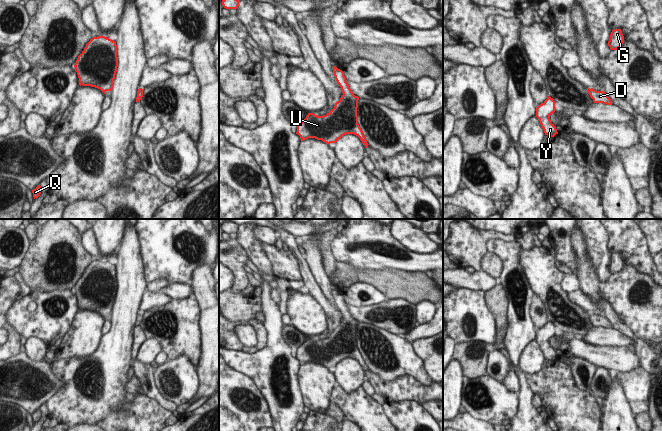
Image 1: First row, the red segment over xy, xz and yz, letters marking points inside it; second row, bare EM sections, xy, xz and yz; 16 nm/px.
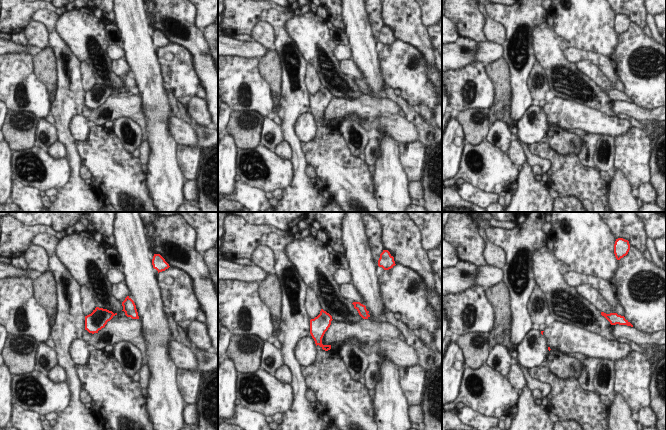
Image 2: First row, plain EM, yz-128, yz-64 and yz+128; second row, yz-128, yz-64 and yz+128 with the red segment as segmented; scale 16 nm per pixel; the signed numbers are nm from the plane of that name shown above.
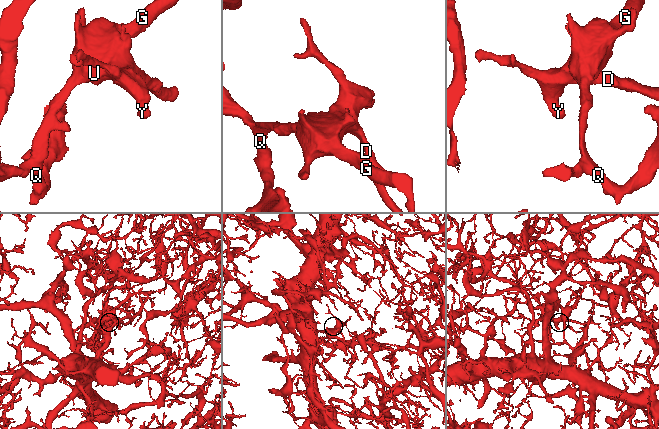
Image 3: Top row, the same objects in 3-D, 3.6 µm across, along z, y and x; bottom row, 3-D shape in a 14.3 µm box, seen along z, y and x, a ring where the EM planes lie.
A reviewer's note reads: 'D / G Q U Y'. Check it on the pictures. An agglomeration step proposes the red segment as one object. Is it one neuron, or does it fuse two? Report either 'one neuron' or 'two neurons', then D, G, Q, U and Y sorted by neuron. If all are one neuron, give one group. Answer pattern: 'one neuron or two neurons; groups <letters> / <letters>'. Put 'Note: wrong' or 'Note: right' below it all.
one neuron; groups D G Q U Y
Note: wrong

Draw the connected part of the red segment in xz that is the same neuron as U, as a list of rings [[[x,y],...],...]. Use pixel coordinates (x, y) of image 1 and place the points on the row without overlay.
[[[333,291],[335,303],[342,314],[342,321],[334,332],[323,340],[308,337],[306,342],[297,348],[297,356],[302,365],[308,362],[322,364],[326,368],[336,367],[346,358],[354,358],[368,371],[366,361],[358,348],[357,332],[359,321],[349,312],[344,296]]]

